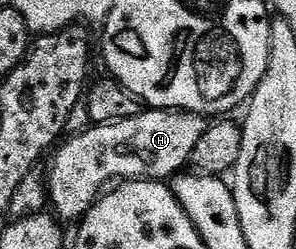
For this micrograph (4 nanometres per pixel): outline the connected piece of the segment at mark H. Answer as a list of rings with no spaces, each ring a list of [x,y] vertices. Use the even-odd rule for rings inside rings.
[[[146,108],[128,120],[107,126],[91,125],[67,137],[53,151],[54,163],[48,166],[48,202],[52,208],[54,205],[53,213],[63,223],[77,223],[94,207],[103,191],[119,180],[173,179],[191,165],[190,157],[207,125],[203,115],[187,110]]]

